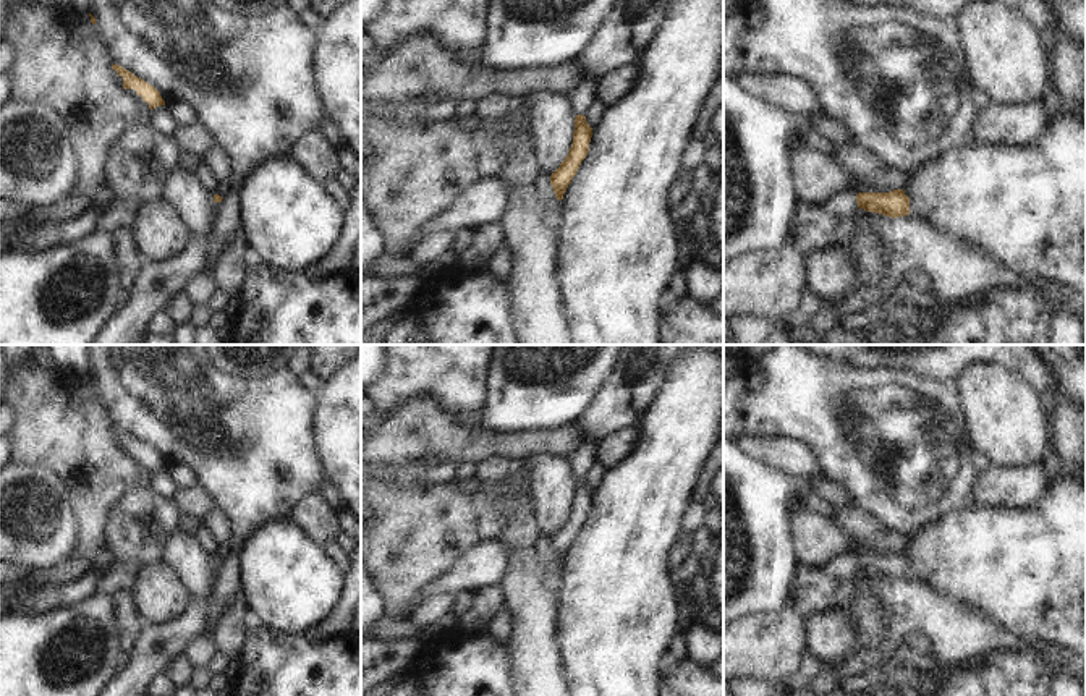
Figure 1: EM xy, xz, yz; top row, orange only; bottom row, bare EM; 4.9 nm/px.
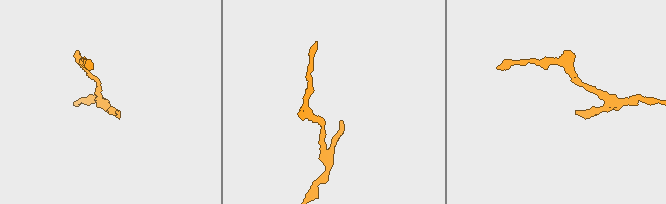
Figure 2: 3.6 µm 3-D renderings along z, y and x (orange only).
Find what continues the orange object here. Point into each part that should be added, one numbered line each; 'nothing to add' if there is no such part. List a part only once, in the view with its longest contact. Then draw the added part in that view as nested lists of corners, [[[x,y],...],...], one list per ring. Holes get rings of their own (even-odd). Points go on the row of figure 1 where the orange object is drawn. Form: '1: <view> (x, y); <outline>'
1: yz (814, 227); [[[840,193],[824,204],[811,204],[798,197],[788,243],[806,259],[830,246],[853,249],[858,212],[856,193]]]

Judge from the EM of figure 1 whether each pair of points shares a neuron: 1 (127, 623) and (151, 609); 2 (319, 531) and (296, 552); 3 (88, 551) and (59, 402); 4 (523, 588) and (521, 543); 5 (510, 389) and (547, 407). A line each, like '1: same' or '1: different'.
1: different
2: different
3: same
4: same
5: same

